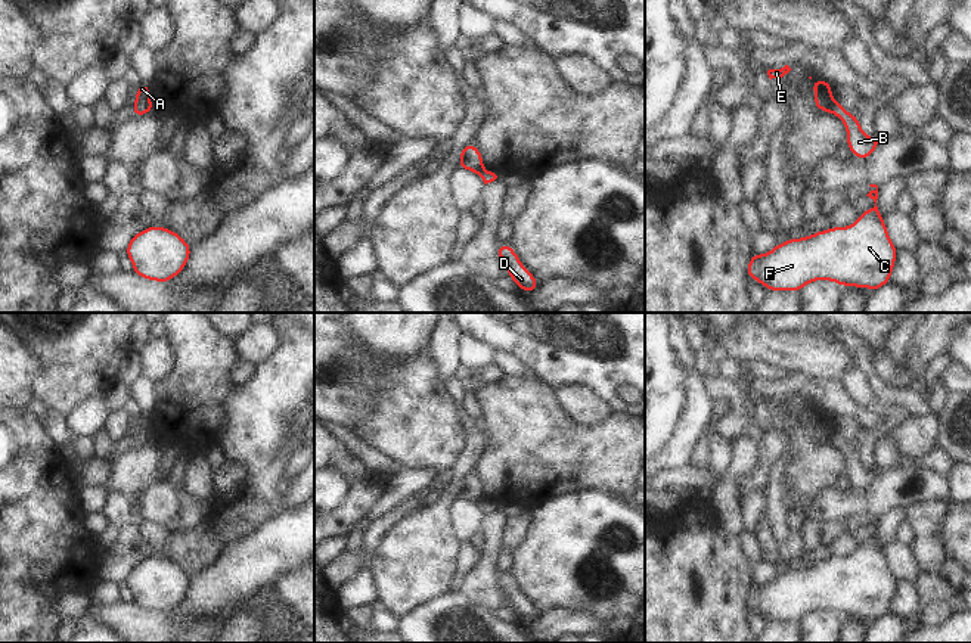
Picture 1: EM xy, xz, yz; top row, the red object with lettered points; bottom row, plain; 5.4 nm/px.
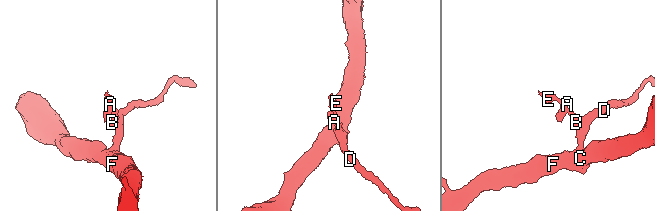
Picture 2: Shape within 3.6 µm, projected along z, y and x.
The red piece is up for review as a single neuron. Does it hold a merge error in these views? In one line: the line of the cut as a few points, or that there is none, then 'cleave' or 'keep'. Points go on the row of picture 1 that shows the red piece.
yz (834, 101), (830, 109) | cleave

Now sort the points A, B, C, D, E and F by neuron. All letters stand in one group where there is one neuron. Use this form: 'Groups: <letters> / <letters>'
Groups: A E / B C D F.

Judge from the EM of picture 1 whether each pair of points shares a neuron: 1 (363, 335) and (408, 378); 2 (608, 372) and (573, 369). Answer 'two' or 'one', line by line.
1: two
2: one

